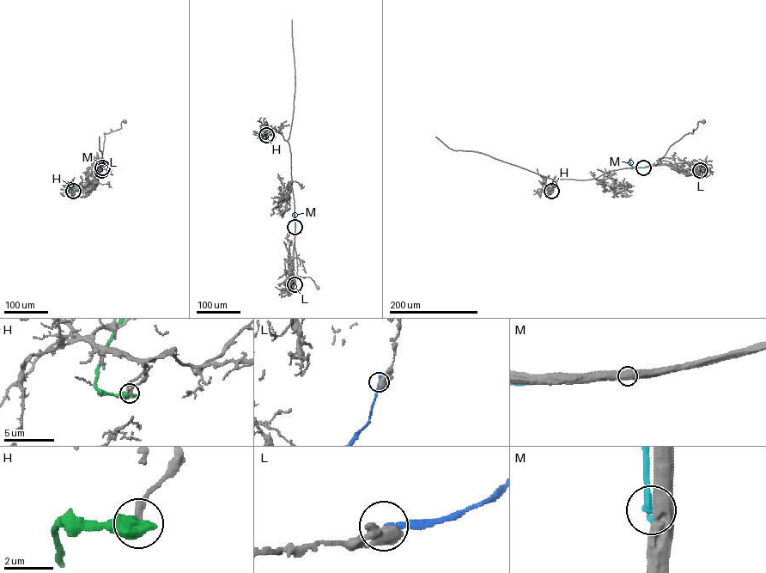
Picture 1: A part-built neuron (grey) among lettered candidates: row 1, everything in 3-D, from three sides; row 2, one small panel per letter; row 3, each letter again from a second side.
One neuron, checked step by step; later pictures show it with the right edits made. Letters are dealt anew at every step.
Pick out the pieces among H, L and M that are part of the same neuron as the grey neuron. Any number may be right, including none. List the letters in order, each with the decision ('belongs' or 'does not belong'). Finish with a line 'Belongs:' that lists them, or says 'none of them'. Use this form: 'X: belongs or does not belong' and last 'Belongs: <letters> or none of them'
H: does not belong
L: does not belong
M: does not belong
Belongs: none of them

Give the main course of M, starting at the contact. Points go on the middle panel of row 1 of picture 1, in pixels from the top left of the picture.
M: (294, 227), (294, 215)

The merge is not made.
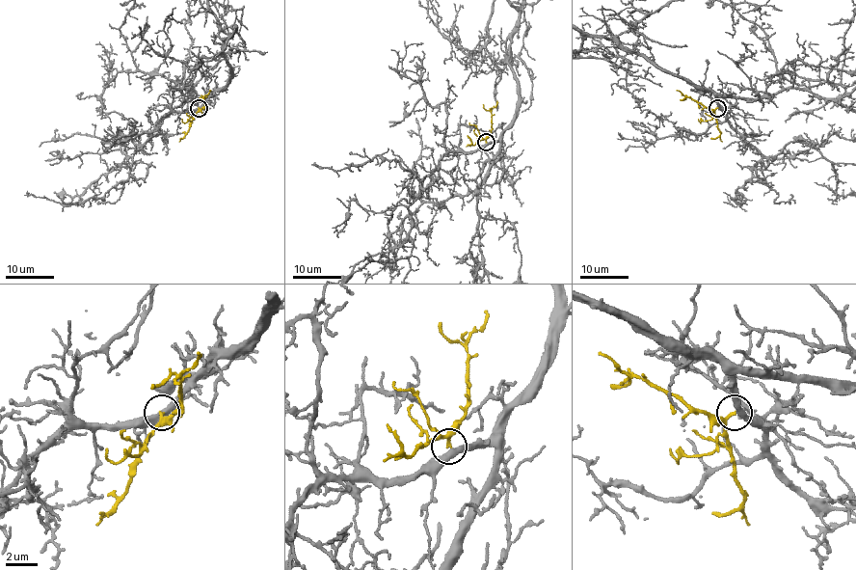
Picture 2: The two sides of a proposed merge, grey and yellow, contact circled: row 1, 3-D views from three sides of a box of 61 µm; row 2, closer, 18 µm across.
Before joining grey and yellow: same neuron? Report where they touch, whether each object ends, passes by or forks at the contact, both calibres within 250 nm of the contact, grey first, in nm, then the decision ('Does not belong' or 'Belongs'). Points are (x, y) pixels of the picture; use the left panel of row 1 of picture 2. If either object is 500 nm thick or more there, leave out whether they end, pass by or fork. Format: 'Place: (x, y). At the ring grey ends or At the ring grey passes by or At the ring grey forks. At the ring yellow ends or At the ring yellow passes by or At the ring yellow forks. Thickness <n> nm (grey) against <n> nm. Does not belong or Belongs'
Place: (199, 108). At the ring grey passes by. At the ring yellow passes by. Thickness 400 nm (grey) against 180 nm. Belongs

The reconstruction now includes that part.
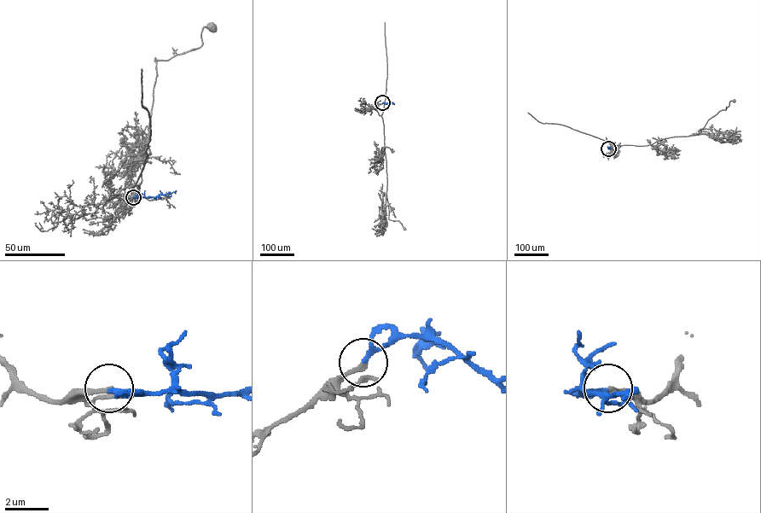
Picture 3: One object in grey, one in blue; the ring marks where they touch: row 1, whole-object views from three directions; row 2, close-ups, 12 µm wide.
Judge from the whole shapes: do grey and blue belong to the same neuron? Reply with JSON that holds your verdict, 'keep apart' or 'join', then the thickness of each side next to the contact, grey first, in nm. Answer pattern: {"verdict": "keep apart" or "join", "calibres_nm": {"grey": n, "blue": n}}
{"verdict": "join", "calibres_nm": {"grey": 200, "blue": 180}}

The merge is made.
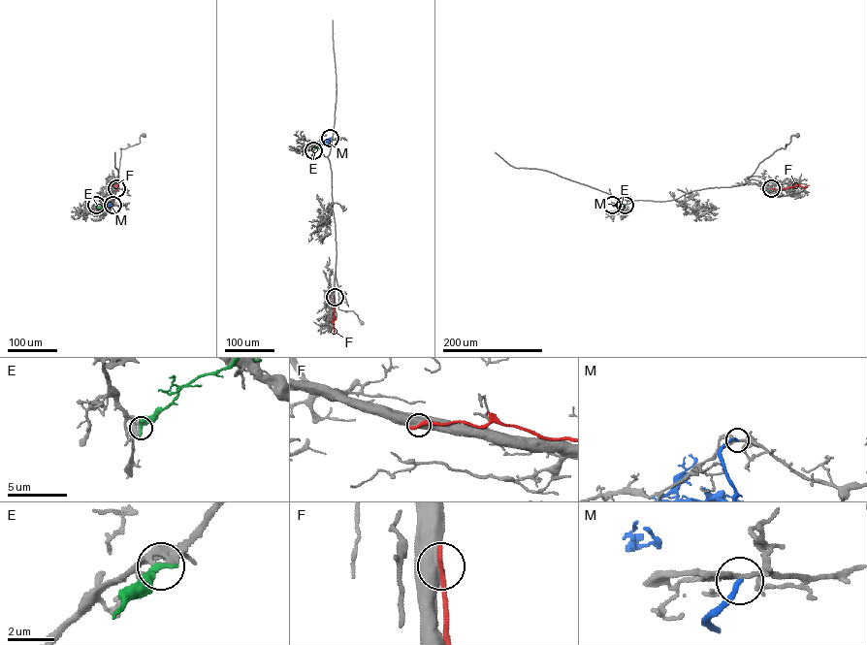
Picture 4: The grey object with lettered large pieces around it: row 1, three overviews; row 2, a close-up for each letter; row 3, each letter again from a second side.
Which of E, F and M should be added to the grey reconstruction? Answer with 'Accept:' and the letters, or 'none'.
Accept: none

